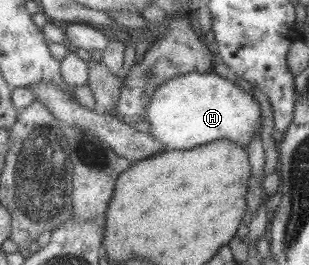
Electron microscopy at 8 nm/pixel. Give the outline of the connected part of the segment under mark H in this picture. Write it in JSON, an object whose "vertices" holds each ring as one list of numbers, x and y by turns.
{"vertices":[[213,71,205,73,191,72,168,79,159,85,145,107,145,121,149,125,148,133,163,145,163,150,189,150,204,144,223,139,237,146,247,147,251,139,261,128,261,111,252,95,233,82]]}

